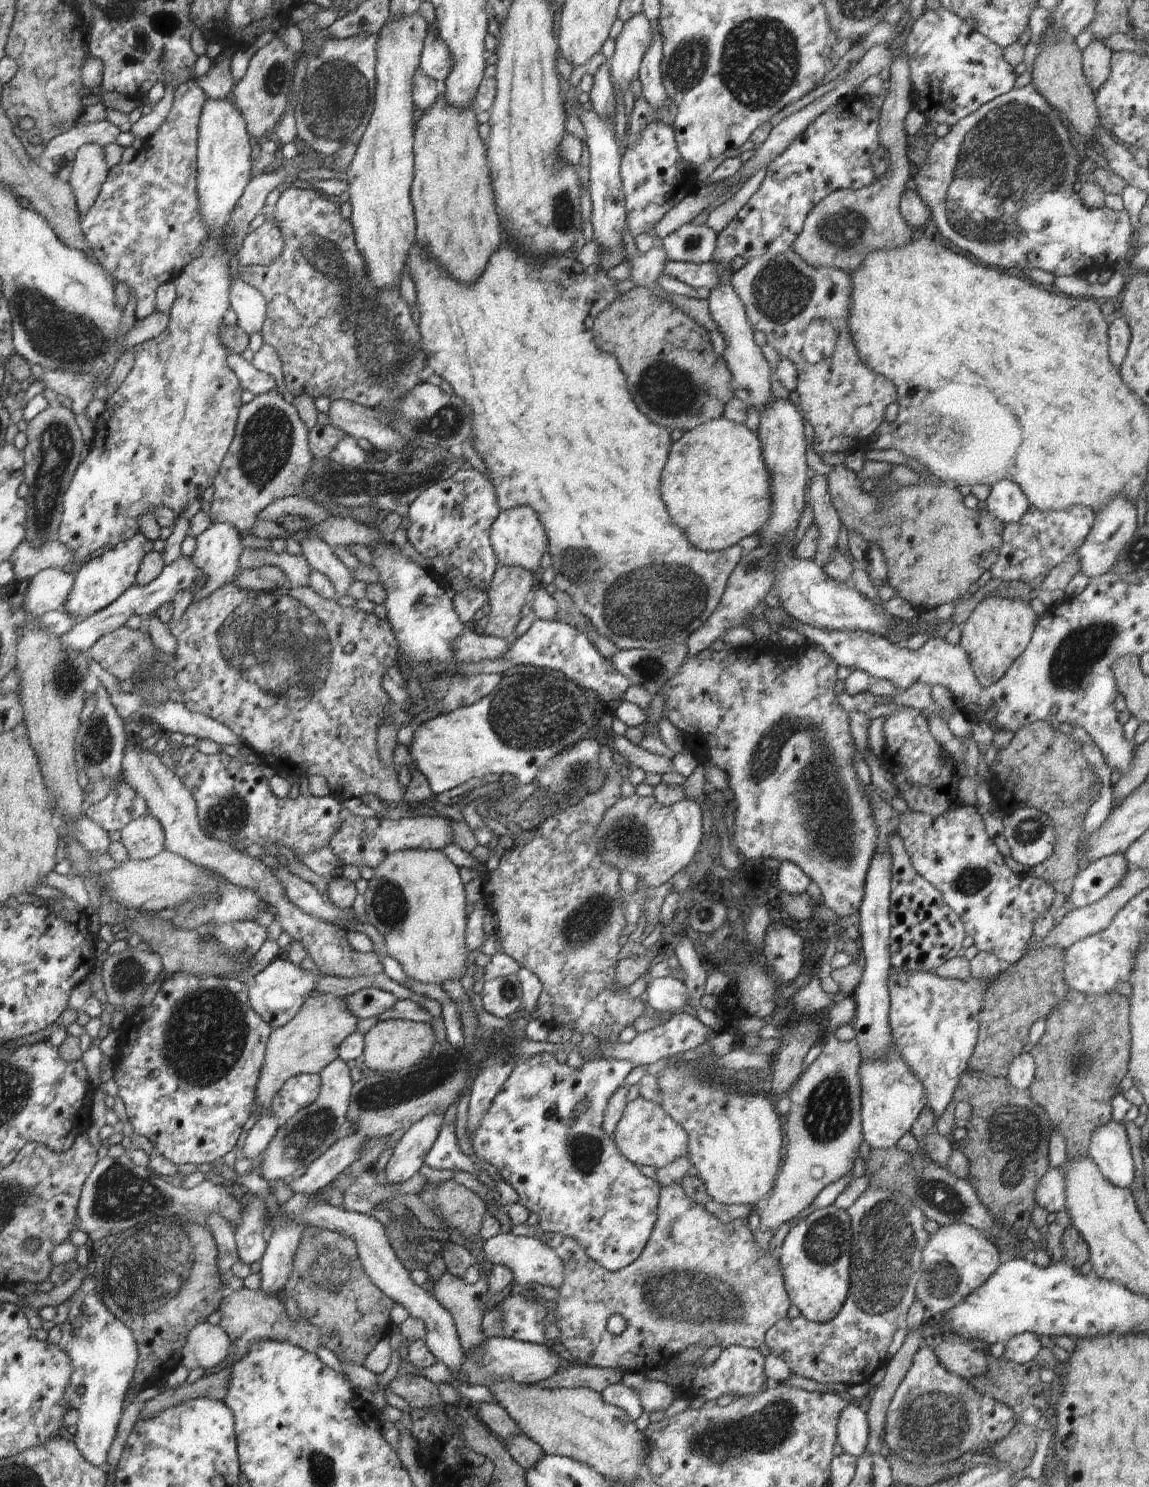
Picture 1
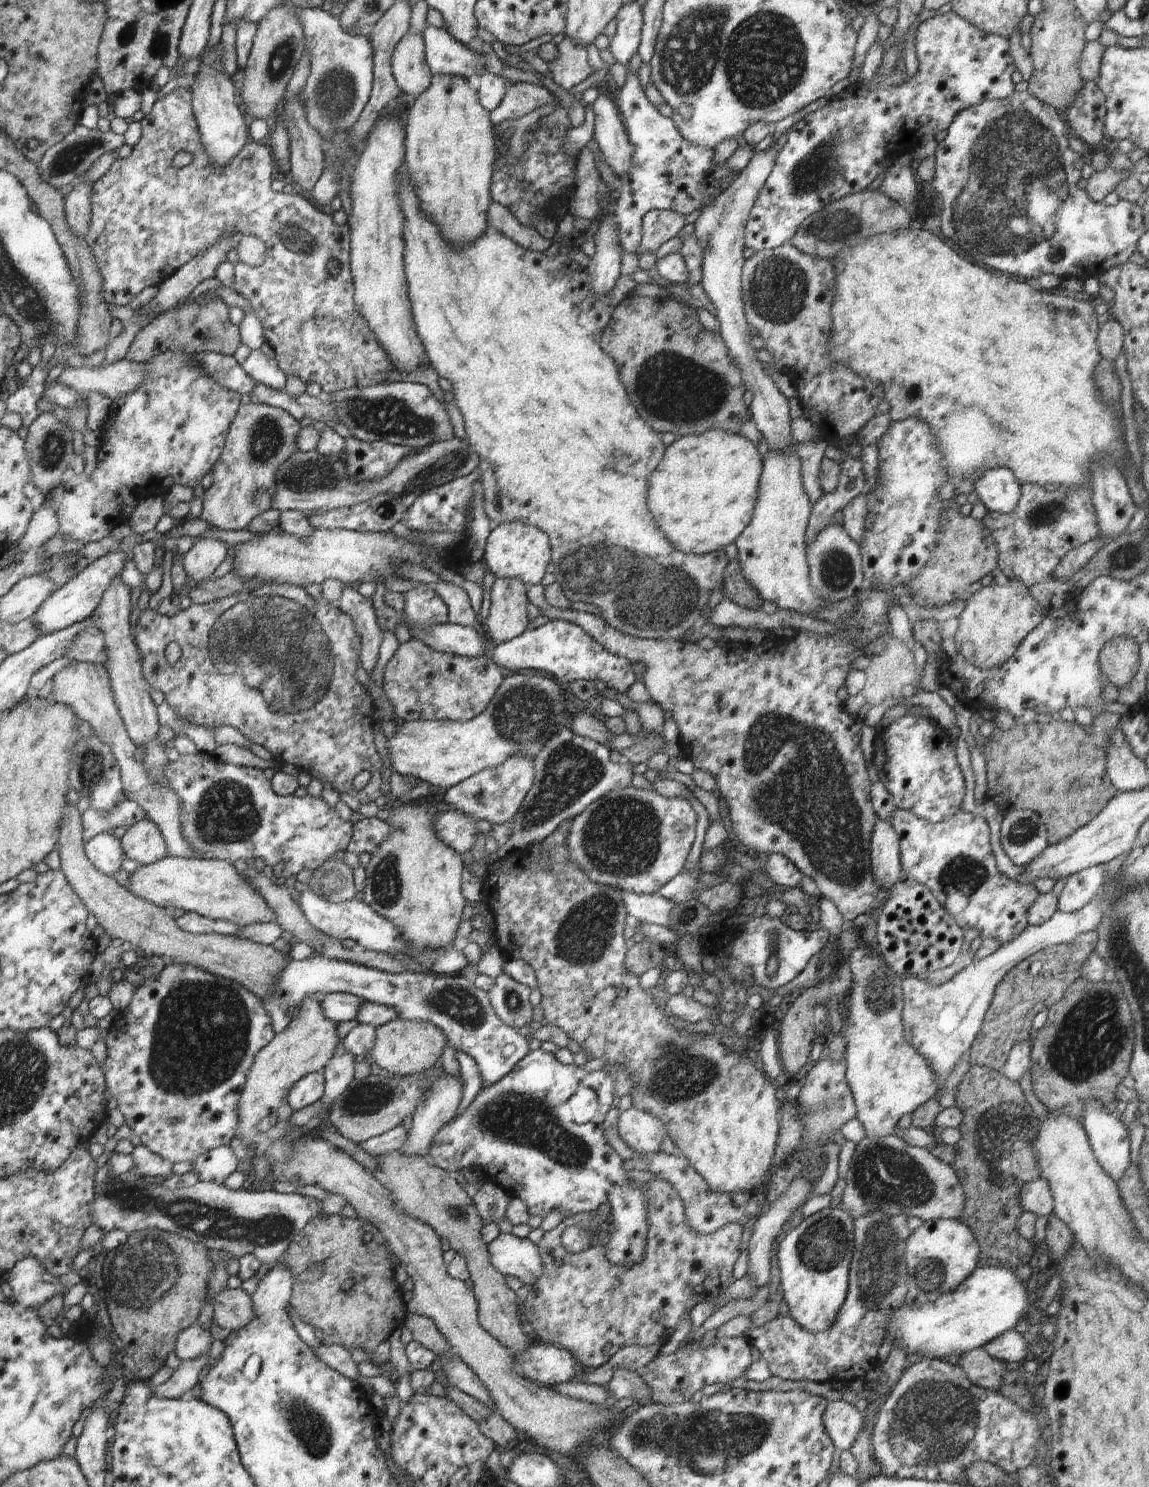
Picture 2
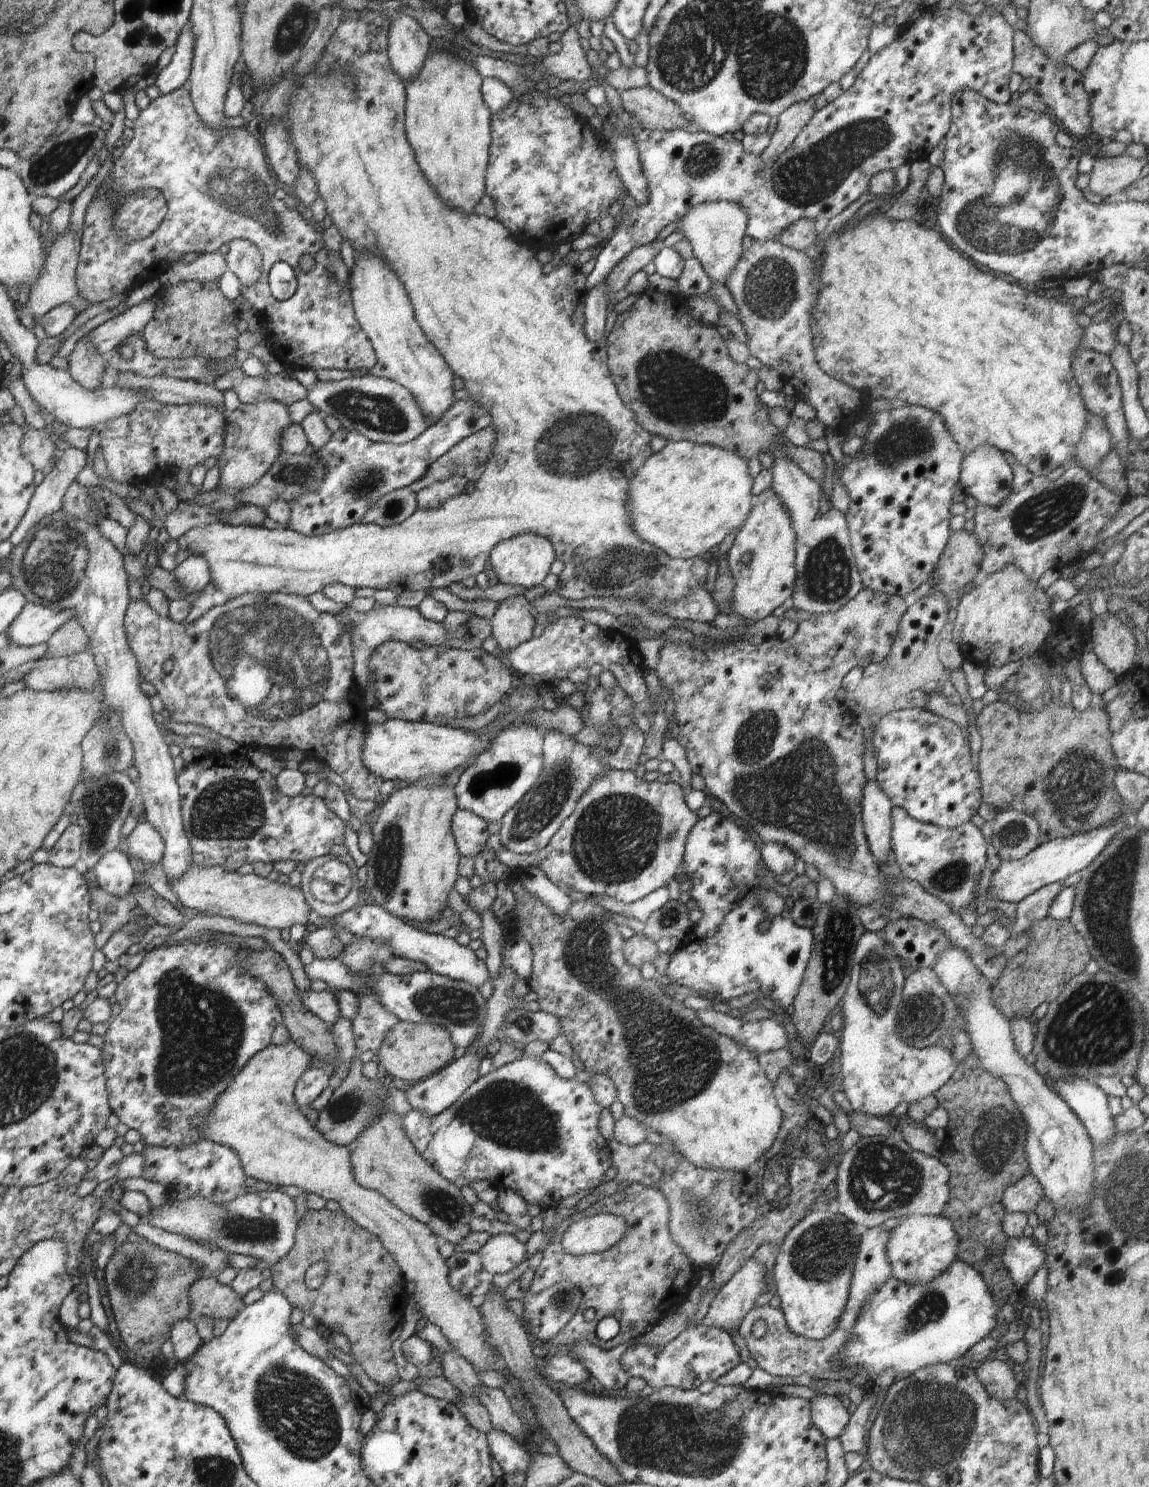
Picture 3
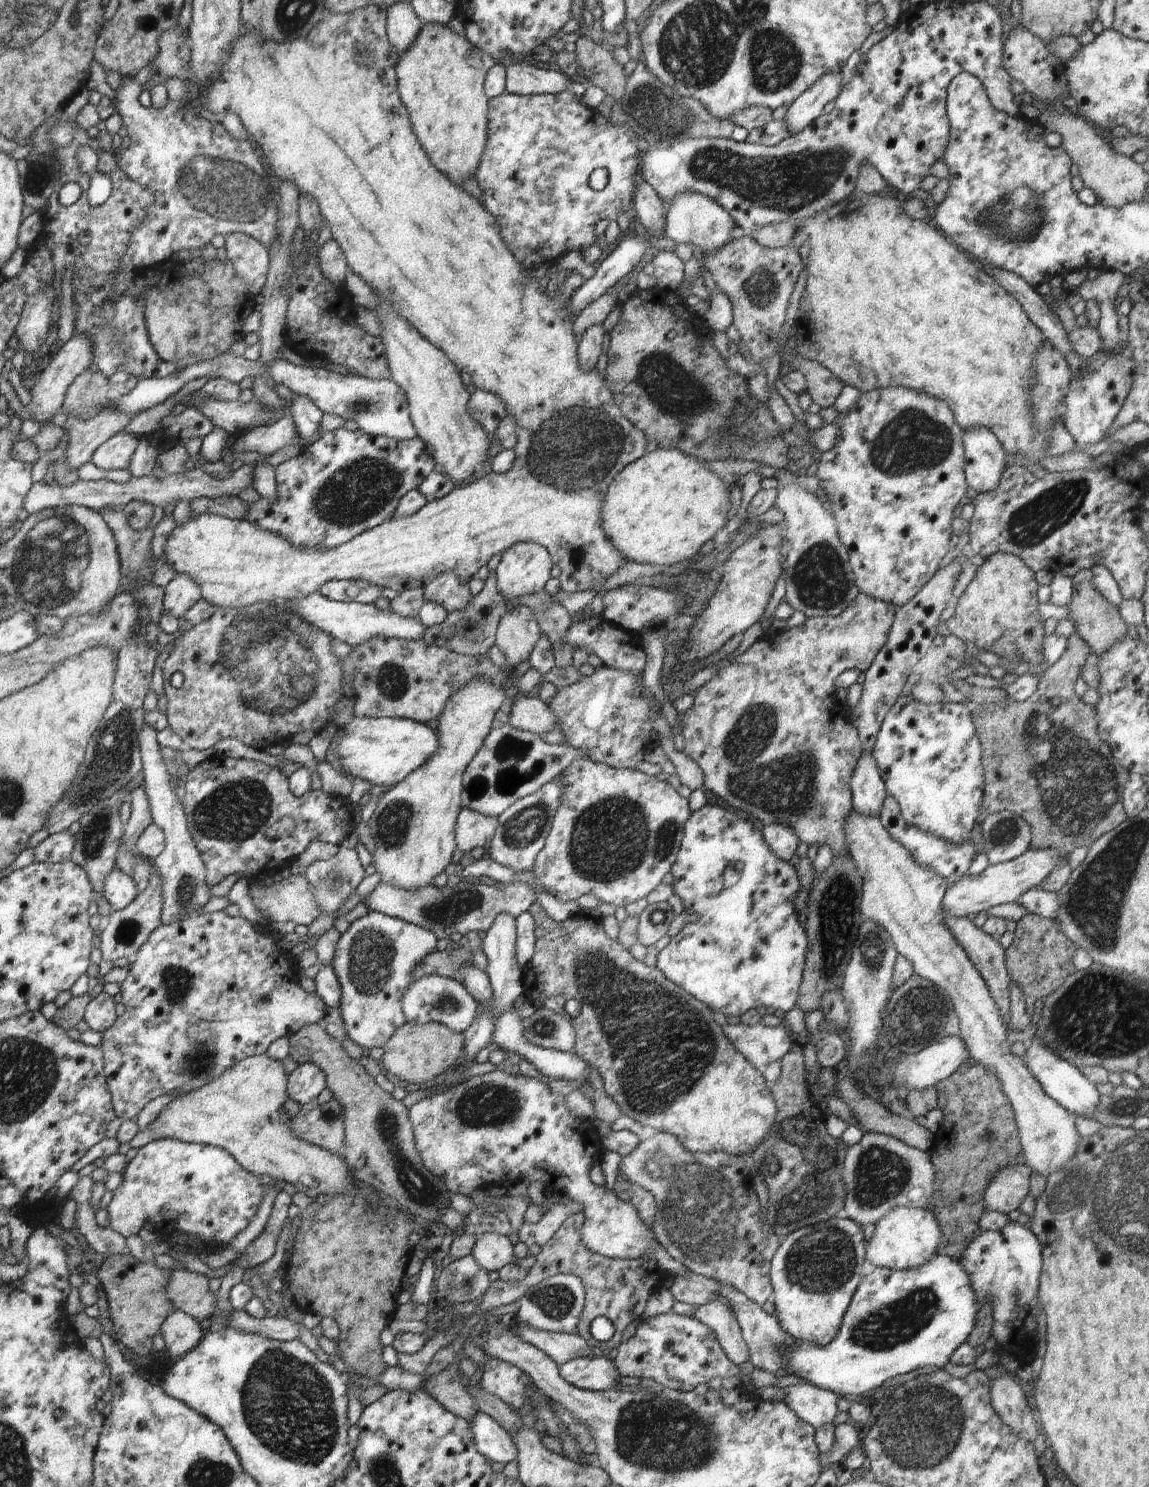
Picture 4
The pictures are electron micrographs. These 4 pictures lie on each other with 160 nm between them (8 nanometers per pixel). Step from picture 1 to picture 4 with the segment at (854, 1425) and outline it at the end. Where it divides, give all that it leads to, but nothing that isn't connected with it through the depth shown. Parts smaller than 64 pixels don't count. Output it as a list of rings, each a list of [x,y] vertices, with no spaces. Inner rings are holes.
[[[798,1383],[785,1388],[782,1402],[804,1422],[819,1429],[827,1424],[834,1425],[834,1418],[839,1413],[836,1407],[839,1398],[837,1394],[813,1384]]]

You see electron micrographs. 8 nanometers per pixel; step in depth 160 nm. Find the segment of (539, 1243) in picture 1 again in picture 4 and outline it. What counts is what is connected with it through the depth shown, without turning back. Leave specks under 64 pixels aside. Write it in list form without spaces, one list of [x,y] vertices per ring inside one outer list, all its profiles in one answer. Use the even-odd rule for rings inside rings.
[[[496,1233],[477,1235],[470,1255],[488,1272],[499,1271],[506,1264],[516,1260],[514,1245],[510,1239],[507,1236]]]

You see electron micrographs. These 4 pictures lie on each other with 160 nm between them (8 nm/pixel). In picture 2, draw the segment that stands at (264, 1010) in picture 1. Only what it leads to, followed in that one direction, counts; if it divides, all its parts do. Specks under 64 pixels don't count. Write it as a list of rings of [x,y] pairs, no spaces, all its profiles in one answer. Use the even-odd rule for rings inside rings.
[[[318,957],[296,961],[291,960],[280,972],[276,986],[268,1000],[260,999],[262,1008],[268,1012],[275,1034],[288,1027],[292,1014],[300,1003],[316,992],[352,994],[370,1003],[394,1008],[398,1019],[434,1024],[456,1050],[468,1054],[476,1061],[482,1088],[496,1084],[511,1072],[520,1060],[530,1053],[529,1034],[510,1028],[501,1022],[484,992],[473,984],[472,977],[460,975],[424,974],[424,972],[386,973],[358,964]]]

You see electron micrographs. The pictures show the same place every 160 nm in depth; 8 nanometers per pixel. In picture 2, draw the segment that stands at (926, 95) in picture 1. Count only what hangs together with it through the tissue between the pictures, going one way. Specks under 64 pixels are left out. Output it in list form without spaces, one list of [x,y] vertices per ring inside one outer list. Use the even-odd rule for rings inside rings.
[[[950,11],[947,14],[936,14],[936,16],[920,23],[918,31],[916,32],[915,42],[917,44],[917,57],[918,57],[918,72],[914,76],[908,76],[903,70],[892,70],[890,74],[882,74],[878,70],[878,74],[870,80],[870,84],[851,84],[847,89],[841,92],[837,97],[831,97],[830,101],[824,108],[816,110],[807,116],[804,116],[802,120],[799,120],[792,126],[792,129],[788,131],[788,141],[784,144],[784,147],[779,152],[776,158],[776,166],[772,170],[770,177],[766,180],[764,187],[760,190],[751,214],[749,215],[748,223],[744,232],[744,246],[751,248],[755,252],[772,250],[790,242],[796,235],[798,228],[802,225],[802,222],[808,216],[815,214],[818,210],[822,210],[826,203],[840,200],[844,196],[850,194],[856,194],[862,190],[867,190],[868,186],[878,178],[878,174],[884,170],[885,167],[890,167],[892,160],[890,160],[890,154],[888,154],[888,148],[893,142],[904,142],[908,140],[908,144],[911,141],[919,141],[924,136],[935,137],[938,132],[946,130],[950,127],[950,124],[954,121],[954,118],[968,106],[976,106],[982,102],[990,100],[1005,100],[1008,96],[1012,96],[1015,92],[1015,85],[1012,82],[1012,73],[1017,70],[1012,56],[1010,56],[1009,40],[1002,36],[996,36],[994,34],[988,34],[980,31],[978,28],[974,28],[970,22],[964,20],[960,16],[956,15],[956,12]]]

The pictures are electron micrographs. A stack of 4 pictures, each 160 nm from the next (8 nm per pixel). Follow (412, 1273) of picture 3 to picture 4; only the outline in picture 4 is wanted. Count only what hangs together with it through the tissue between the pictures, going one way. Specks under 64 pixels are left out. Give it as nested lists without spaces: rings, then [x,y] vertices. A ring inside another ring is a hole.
[[[254,1055],[244,1058],[228,1067],[216,1080],[212,1080],[196,1091],[178,1095],[164,1106],[156,1119],[144,1130],[139,1130],[129,1142],[132,1148],[142,1148],[145,1144],[158,1139],[176,1139],[185,1143],[202,1143],[223,1148],[249,1173],[268,1174],[274,1180],[286,1180],[296,1186],[296,1190],[315,1199],[318,1194],[327,1198],[345,1195],[356,1191],[357,1183],[349,1172],[342,1154],[332,1154],[308,1141],[295,1137],[291,1133],[291,1116],[284,1110],[284,1102],[289,1096],[285,1092],[288,1075],[284,1072],[283,1062],[272,1060],[269,1056]]]

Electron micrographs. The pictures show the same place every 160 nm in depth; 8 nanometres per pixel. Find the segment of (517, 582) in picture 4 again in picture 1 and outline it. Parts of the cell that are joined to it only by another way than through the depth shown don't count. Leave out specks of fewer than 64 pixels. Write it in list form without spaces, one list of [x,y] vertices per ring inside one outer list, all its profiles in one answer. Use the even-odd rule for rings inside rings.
[[[514,506],[508,510],[501,510],[490,528],[490,539],[499,566],[520,566],[534,575],[541,573],[540,563],[549,543],[544,526],[534,508]]]

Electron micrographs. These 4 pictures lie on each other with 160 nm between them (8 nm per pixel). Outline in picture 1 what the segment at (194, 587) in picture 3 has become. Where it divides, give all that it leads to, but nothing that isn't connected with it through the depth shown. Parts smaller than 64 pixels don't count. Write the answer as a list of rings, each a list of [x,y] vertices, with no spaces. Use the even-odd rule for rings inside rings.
[[[228,522],[226,523],[213,523],[210,527],[197,537],[196,552],[192,554],[192,562],[205,573],[207,580],[201,590],[194,593],[192,596],[192,602],[198,602],[198,600],[204,600],[208,598],[210,594],[216,592],[216,590],[222,588],[227,584],[232,584],[234,578],[238,580],[238,572],[242,570],[240,568],[239,559],[244,551],[242,546],[241,533]]]

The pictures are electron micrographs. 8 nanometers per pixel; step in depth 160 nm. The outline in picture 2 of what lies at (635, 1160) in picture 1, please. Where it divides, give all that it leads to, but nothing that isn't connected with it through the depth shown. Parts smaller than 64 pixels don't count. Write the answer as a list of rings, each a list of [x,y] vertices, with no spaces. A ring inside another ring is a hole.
[[[634,1106],[621,1112],[616,1130],[619,1138],[636,1154],[660,1152],[663,1140],[670,1136],[662,1120]]]

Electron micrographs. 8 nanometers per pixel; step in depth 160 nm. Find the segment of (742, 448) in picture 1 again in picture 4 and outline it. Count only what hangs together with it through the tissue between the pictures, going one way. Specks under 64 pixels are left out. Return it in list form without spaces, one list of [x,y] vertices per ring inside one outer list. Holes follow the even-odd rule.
[[[658,448],[627,464],[612,480],[606,494],[606,504],[600,511],[601,528],[612,546],[628,561],[660,566],[686,562],[698,553],[705,542],[714,537],[717,530],[727,526],[726,516],[731,507],[728,502],[730,493],[726,492],[729,484],[710,472],[702,460],[678,449]]]

